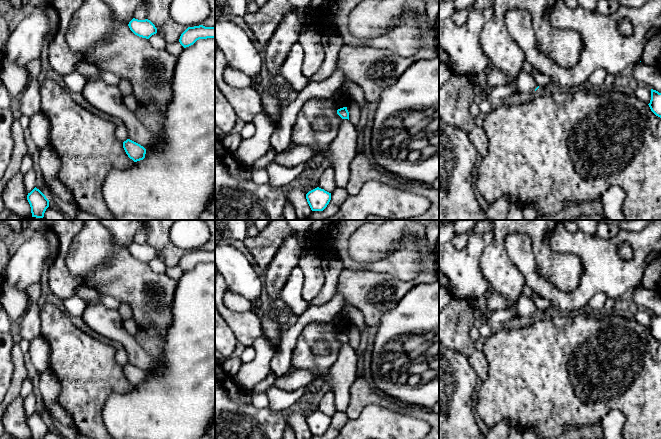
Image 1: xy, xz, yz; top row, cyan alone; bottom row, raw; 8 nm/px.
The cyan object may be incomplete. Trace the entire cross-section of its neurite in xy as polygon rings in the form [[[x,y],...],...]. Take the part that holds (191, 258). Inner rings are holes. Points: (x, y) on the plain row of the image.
[[[203,249],[188,251],[180,260],[180,268],[186,272],[193,269],[199,263],[215,262],[215,251]]]

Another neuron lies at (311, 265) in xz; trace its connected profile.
[[[305,253],[300,258],[298,267],[304,274],[302,298],[310,302],[320,293],[325,281],[322,259],[313,253]]]

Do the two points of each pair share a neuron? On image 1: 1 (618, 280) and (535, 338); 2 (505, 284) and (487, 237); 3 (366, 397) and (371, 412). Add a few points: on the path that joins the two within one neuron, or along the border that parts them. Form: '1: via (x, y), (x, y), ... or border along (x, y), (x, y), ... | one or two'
1: border along (573, 312), (559, 314) | two
2: border along (490, 231), (492, 240), (482, 252), (480, 265) | two
3: border along (392, 410), (368, 404), (358, 417), (350, 418) | two

